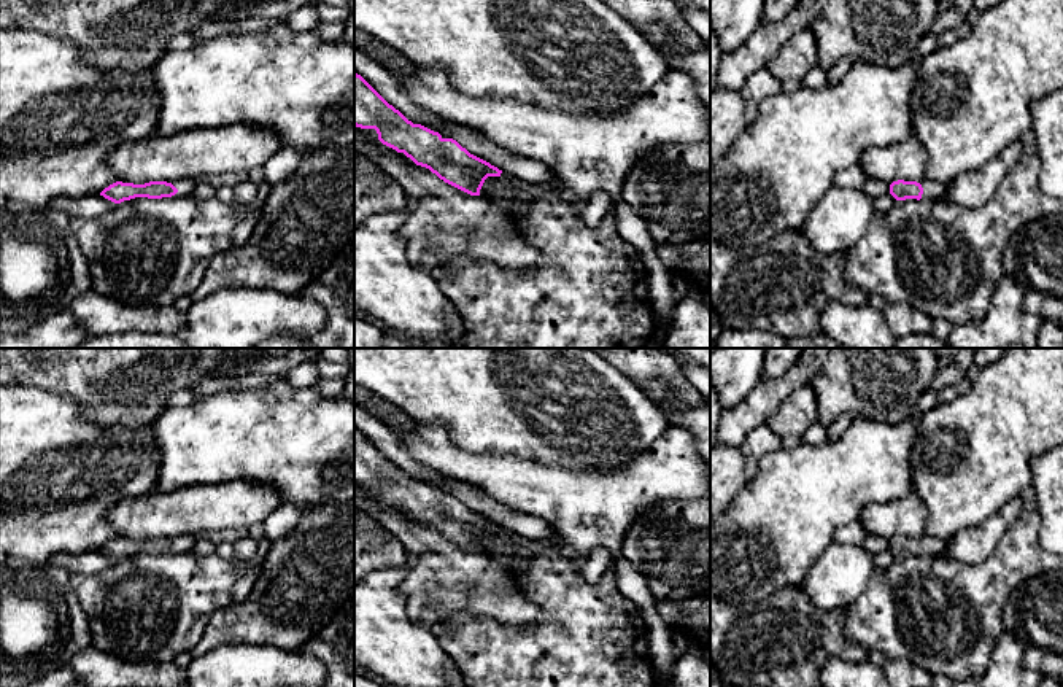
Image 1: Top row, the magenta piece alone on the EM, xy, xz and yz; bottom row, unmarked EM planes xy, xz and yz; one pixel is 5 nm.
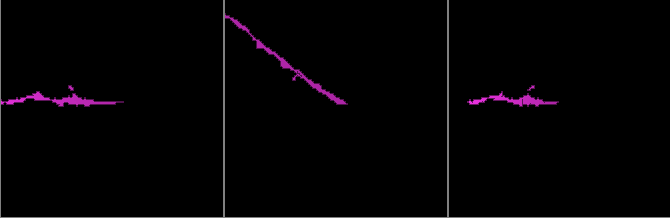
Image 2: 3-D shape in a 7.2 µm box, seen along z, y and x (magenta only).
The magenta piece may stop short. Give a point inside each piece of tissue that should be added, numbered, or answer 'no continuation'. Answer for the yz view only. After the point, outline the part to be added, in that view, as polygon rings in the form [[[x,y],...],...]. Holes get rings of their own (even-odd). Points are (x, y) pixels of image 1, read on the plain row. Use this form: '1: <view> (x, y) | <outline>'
1: yz (931, 546) | [[[925,534],[923,538],[920,538],[920,541],[923,544],[922,557],[942,555],[942,552],[945,550],[947,544],[950,542],[950,541],[933,538],[930,534]]]

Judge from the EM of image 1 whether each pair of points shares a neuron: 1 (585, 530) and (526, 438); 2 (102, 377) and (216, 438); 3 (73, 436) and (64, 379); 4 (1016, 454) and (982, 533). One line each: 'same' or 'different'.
1: different
2: different
3: different
4: different

